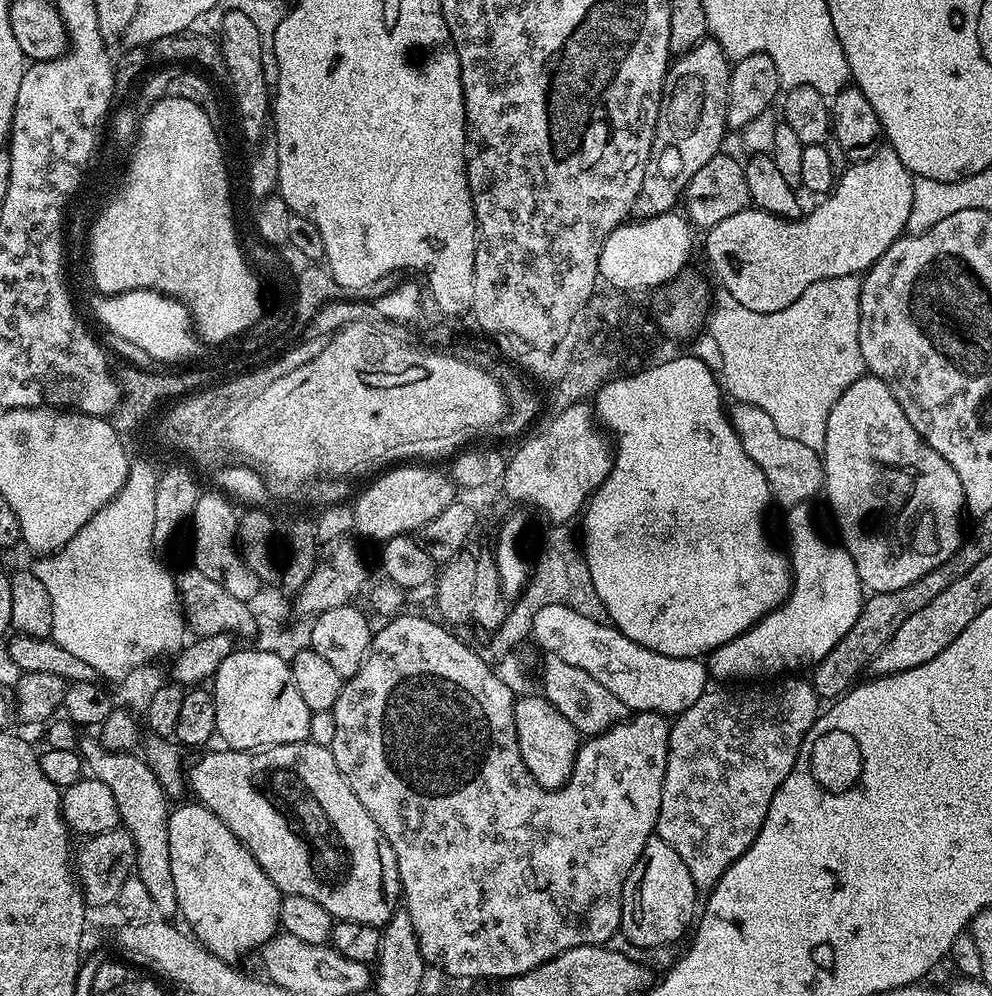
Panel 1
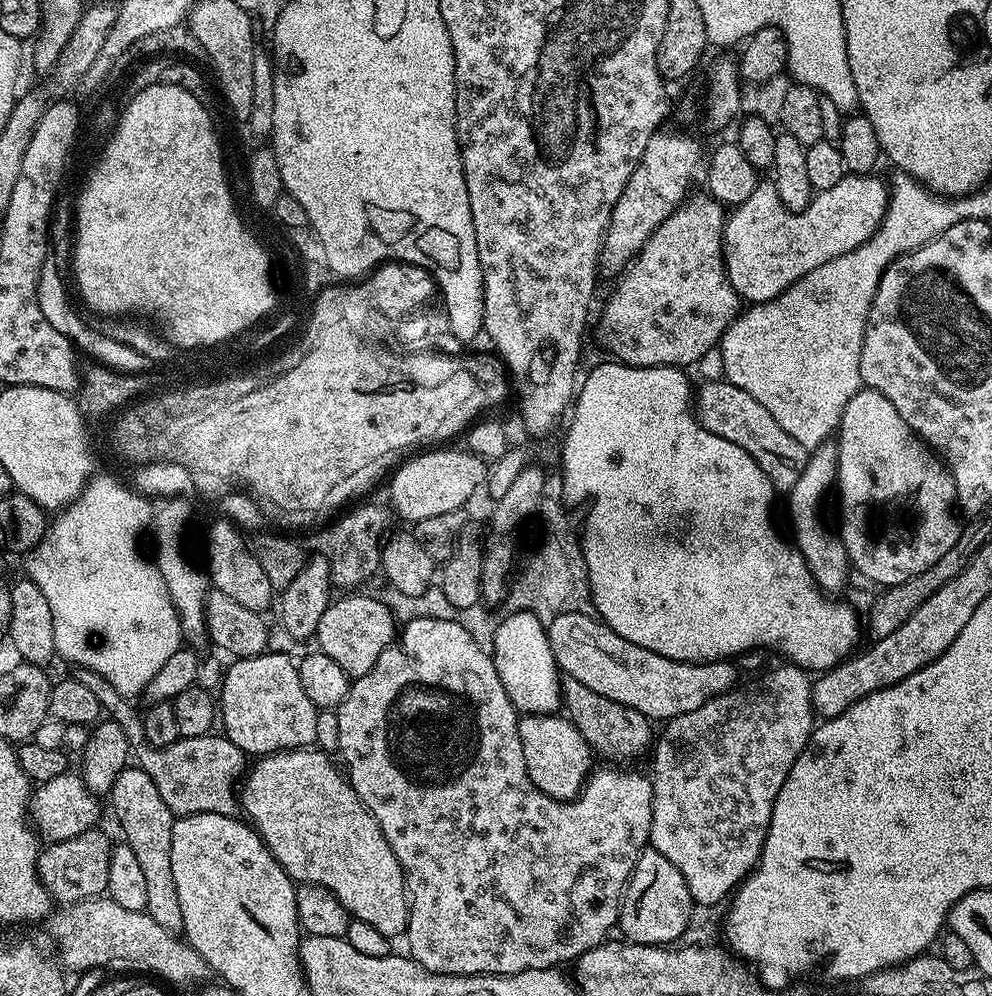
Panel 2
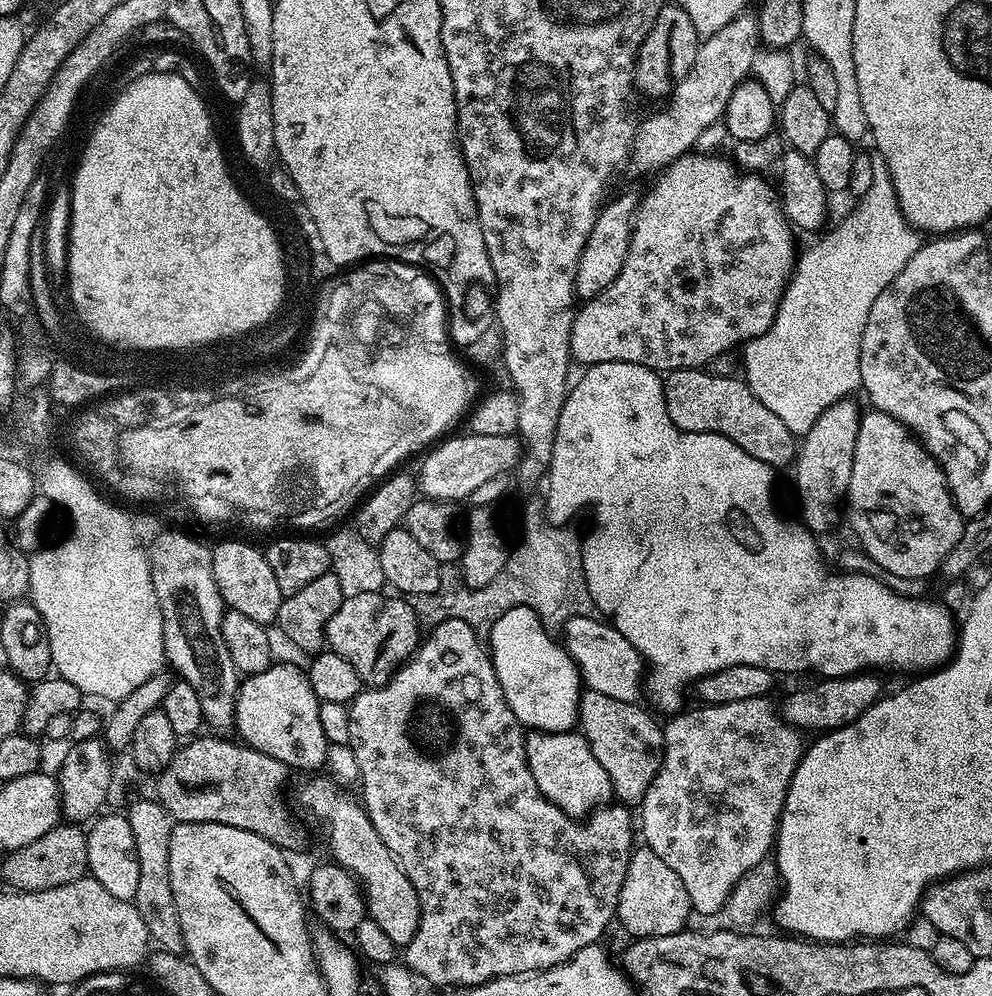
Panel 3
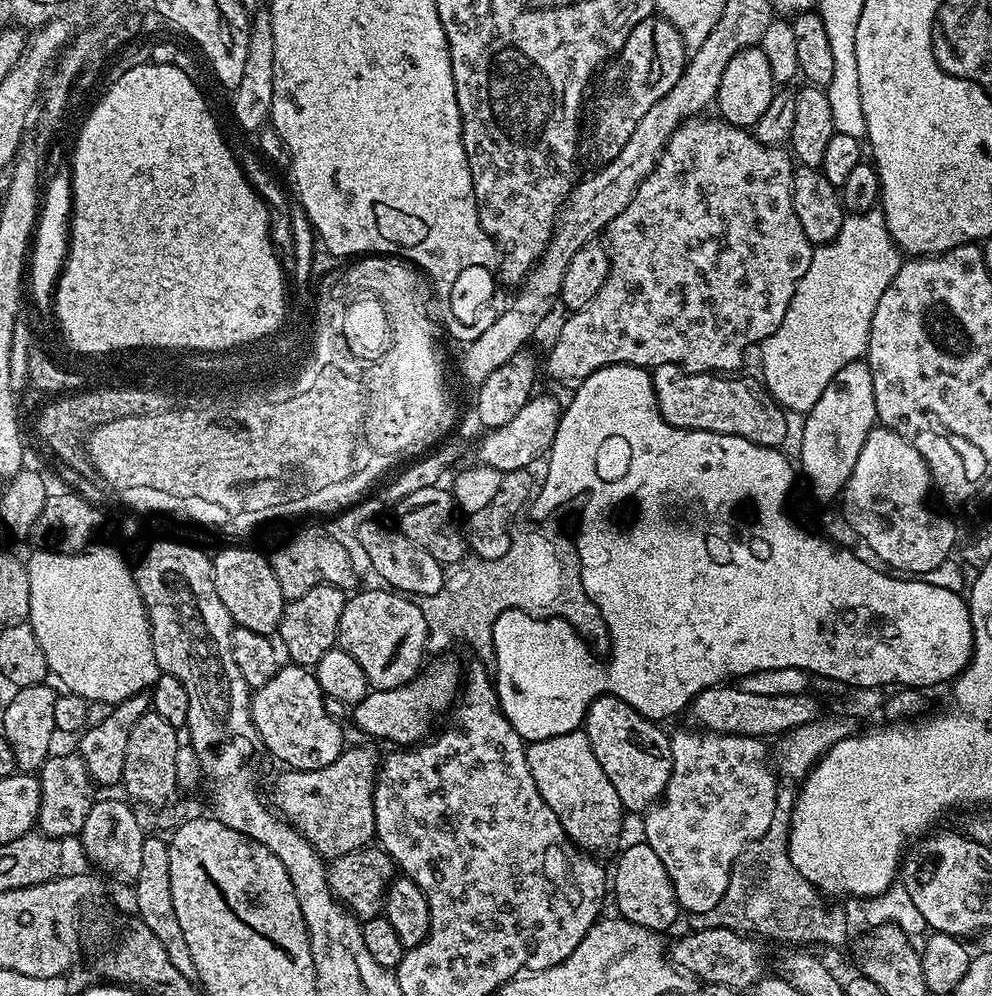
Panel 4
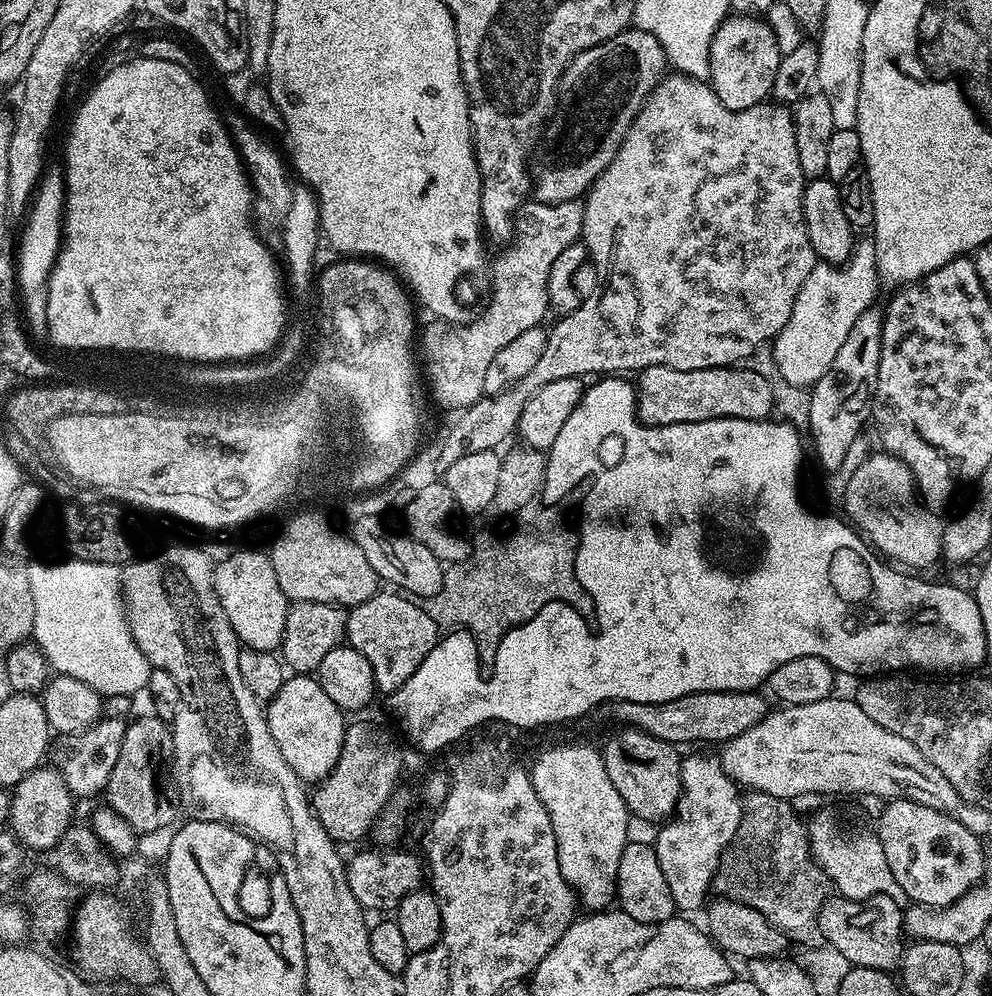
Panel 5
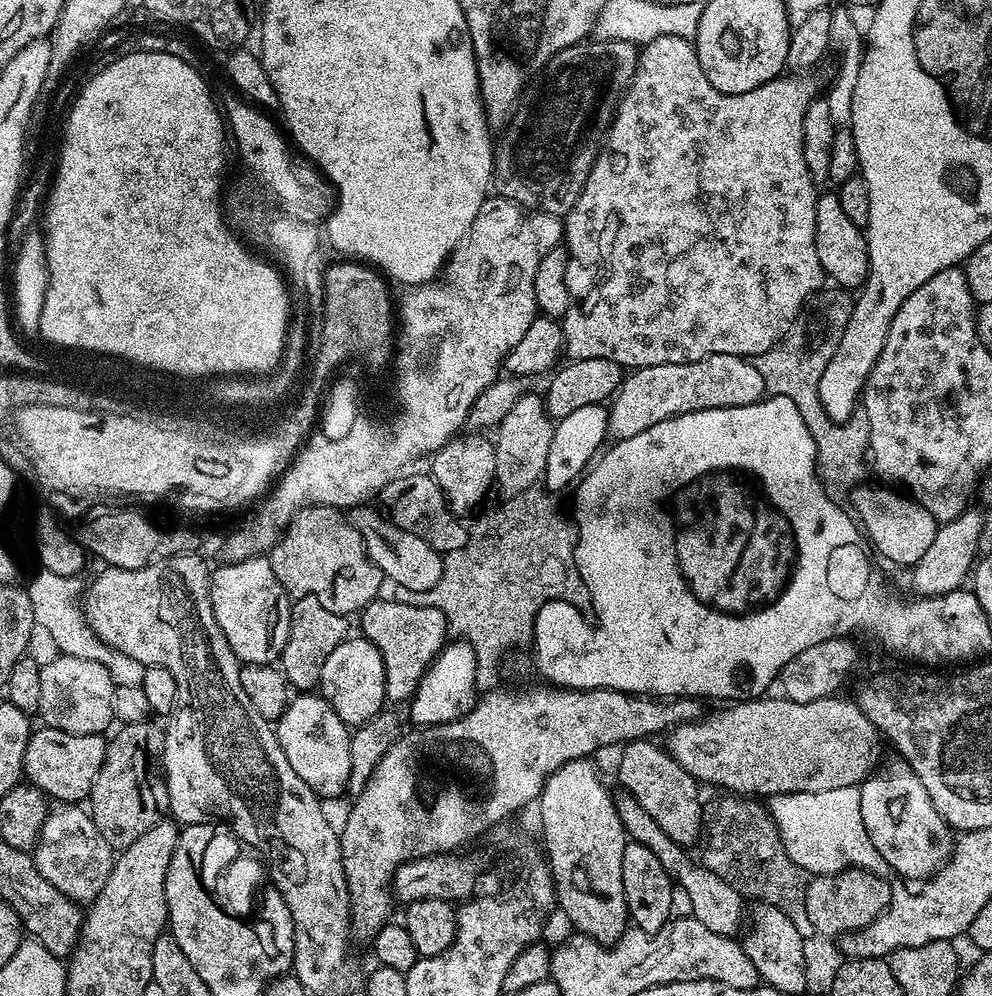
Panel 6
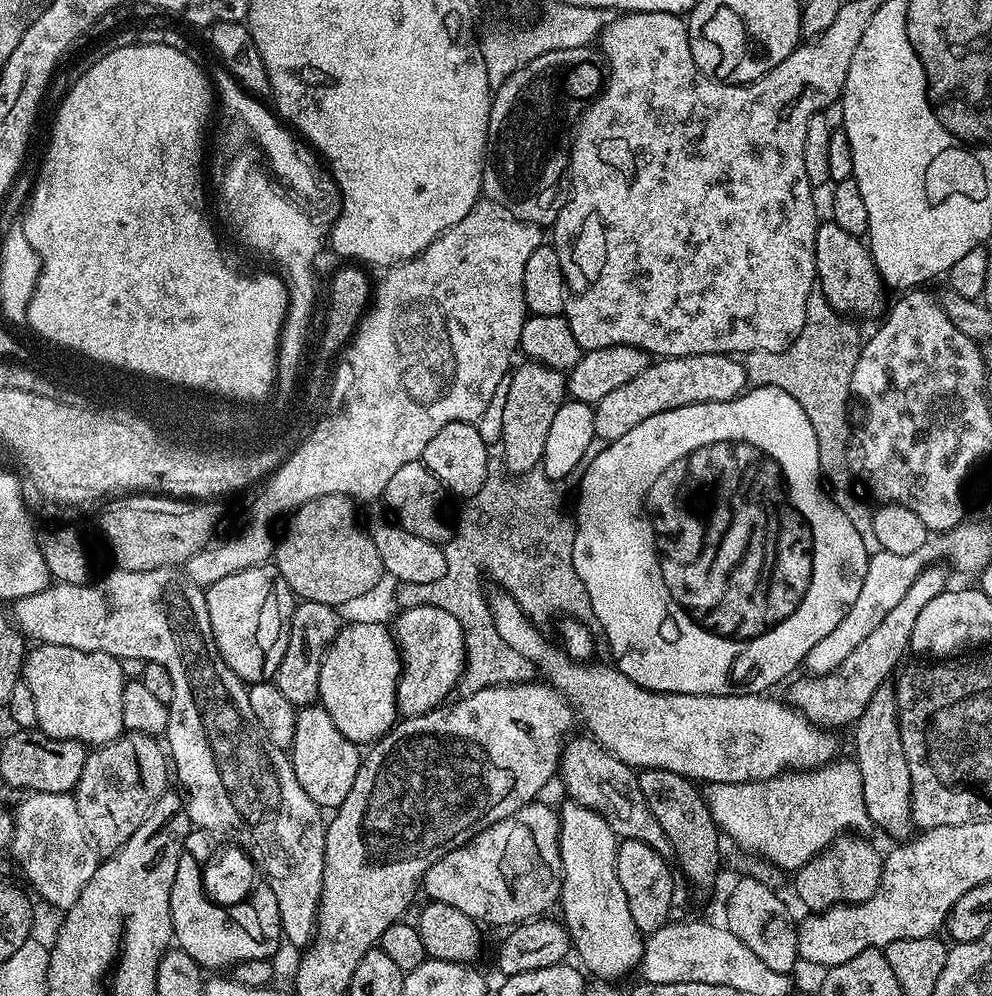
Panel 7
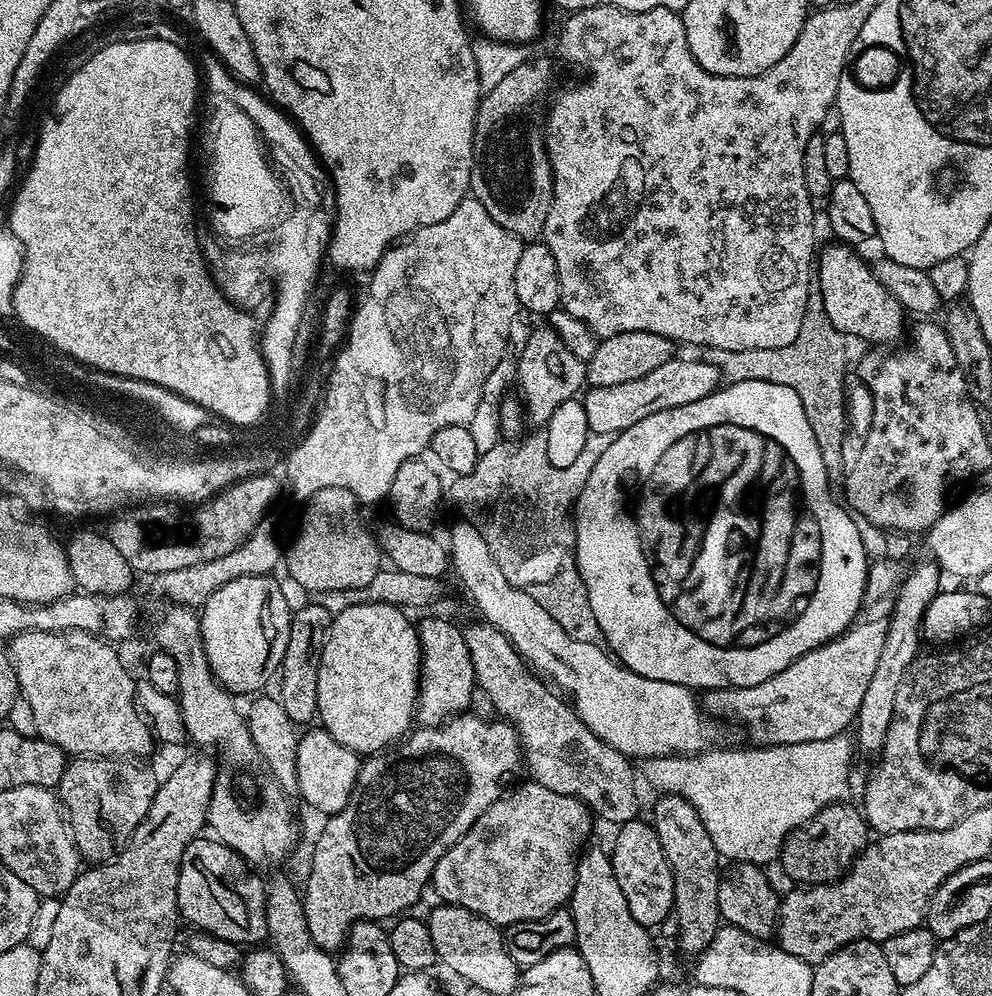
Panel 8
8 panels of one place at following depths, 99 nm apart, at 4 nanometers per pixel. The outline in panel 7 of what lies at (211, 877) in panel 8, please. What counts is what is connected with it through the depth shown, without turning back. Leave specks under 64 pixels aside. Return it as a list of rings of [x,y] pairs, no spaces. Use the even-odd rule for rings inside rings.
[[[193,830],[188,833],[188,840],[184,843],[182,854],[178,858],[178,874],[174,878],[174,886],[170,894],[170,910],[172,911],[172,930],[175,943],[201,969],[225,968],[231,969],[237,964],[247,960],[267,960],[275,957],[275,952],[282,945],[282,933],[280,931],[280,915],[278,914],[278,902],[272,893],[272,885],[268,882],[254,881],[254,890],[248,890],[238,898],[238,902],[231,900],[224,902],[210,895],[208,890],[208,876],[202,874],[202,868],[210,859],[209,853],[204,853],[200,847],[203,846],[205,837],[199,831]]]

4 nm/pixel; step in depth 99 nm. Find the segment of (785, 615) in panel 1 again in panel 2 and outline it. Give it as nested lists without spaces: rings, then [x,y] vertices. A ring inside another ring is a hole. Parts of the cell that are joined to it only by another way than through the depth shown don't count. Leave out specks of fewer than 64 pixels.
[[[825,442],[809,455],[798,482],[794,482],[794,486],[787,493],[788,516],[792,519],[792,532],[796,535],[794,543],[806,558],[816,583],[828,594],[842,591],[848,580],[848,572],[850,573],[850,561],[843,540],[833,529],[831,532],[820,517],[820,503],[823,502],[828,487],[831,484],[833,487],[836,483],[836,444]]]

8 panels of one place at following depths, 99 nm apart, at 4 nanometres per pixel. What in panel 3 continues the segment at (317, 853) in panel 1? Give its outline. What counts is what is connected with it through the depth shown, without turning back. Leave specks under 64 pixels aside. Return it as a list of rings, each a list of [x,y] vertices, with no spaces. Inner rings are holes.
[[[324,774],[313,775],[316,776],[313,780],[297,790],[297,802],[320,823],[320,832],[328,839],[328,852],[332,855],[329,857],[359,880],[367,919],[378,922],[397,946],[406,946],[418,934],[420,921],[420,899],[410,878],[406,878],[394,854],[386,850],[386,842],[378,838],[378,830],[374,830],[374,822],[370,822],[363,803],[320,775]]]

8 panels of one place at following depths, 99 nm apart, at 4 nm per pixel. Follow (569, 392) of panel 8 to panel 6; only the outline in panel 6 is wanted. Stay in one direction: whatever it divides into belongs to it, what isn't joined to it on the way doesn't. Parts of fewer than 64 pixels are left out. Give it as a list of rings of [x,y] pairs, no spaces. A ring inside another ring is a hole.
[[[525,394],[510,406],[510,414],[502,418],[499,428],[494,432],[494,443],[496,445],[496,484],[505,493],[505,497],[519,496],[520,493],[528,491],[544,479],[545,472],[549,471],[548,459],[552,456],[552,427],[554,422],[544,406],[543,395],[531,396]]]

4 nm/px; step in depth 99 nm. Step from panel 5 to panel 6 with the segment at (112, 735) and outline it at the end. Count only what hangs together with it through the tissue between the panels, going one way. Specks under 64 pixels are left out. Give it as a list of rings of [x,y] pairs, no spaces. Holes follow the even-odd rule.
[[[40,726],[26,742],[24,776],[27,783],[43,790],[45,796],[53,801],[60,800],[56,802],[64,806],[76,806],[91,797],[107,749],[108,740],[103,735],[70,734],[66,730]]]

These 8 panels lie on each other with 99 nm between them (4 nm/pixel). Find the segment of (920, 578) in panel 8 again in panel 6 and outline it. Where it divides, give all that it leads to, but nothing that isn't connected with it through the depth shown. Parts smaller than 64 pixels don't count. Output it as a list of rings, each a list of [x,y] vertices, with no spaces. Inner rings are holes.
[[[896,762],[893,768],[884,768],[873,771],[868,779],[863,784],[859,785],[860,793],[862,794],[862,822],[866,822],[866,834],[870,834],[870,842],[874,842],[874,850],[878,850],[878,854],[882,854],[882,858],[887,862],[889,869],[894,873],[897,872],[897,877],[904,880],[927,880],[936,875],[945,862],[952,857],[952,849],[954,847],[954,830],[942,818],[942,814],[938,814],[938,810],[934,810],[934,802],[930,802],[930,794],[926,794],[926,786],[922,786],[922,782],[918,782],[918,774],[912,772],[911,766],[903,762]]]

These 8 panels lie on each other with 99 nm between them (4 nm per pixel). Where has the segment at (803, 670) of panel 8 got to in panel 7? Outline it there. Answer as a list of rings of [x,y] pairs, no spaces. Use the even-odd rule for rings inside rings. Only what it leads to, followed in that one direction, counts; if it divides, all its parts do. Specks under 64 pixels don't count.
[[[929,566],[917,574],[910,590],[906,590],[906,595],[897,604],[888,608],[886,618],[878,622],[878,626],[835,670],[824,676],[808,674],[805,675],[805,680],[793,679],[787,685],[789,686],[787,703],[803,714],[806,719],[811,720],[813,724],[819,724],[822,728],[840,730],[843,724],[855,725],[862,710],[866,710],[866,702],[870,702],[870,698],[874,696],[874,690],[897,671],[896,663],[903,658],[904,651],[908,648],[908,639],[911,638],[920,615],[923,612],[925,615],[932,600],[938,598],[938,594],[942,594],[949,587],[949,569],[940,567],[944,566]]]

